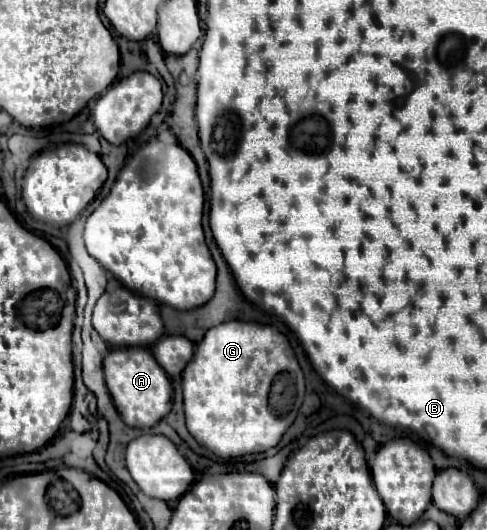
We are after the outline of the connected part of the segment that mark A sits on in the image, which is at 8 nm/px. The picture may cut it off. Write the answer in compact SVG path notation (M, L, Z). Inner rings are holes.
M124 347L112 349L103 361L106 387L112 395L112 401L130 427L152 427L162 417L168 415L172 407L172 384L166 371L154 361L152 353L142 347Z

